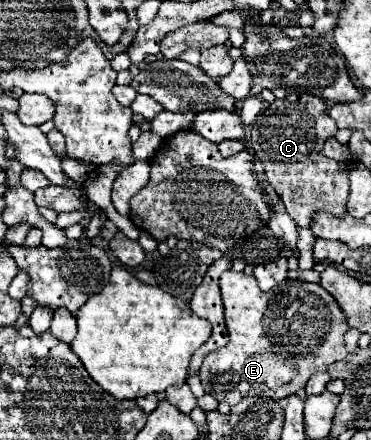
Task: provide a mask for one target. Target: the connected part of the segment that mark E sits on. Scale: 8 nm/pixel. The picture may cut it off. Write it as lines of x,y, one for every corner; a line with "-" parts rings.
224,271
220,275
220,291
224,301
224,319
230,341
204,357
200,367
200,381
208,395
218,401
226,401
228,405
236,405
244,397
270,397
284,399
298,389
306,387
306,381
314,373
324,373
332,363
342,361
348,353
344,347
344,333
348,331
348,323
340,313
334,297
324,291
318,283
306,281
290,281
276,285
272,291
264,293
258,287
256,277
236,271

